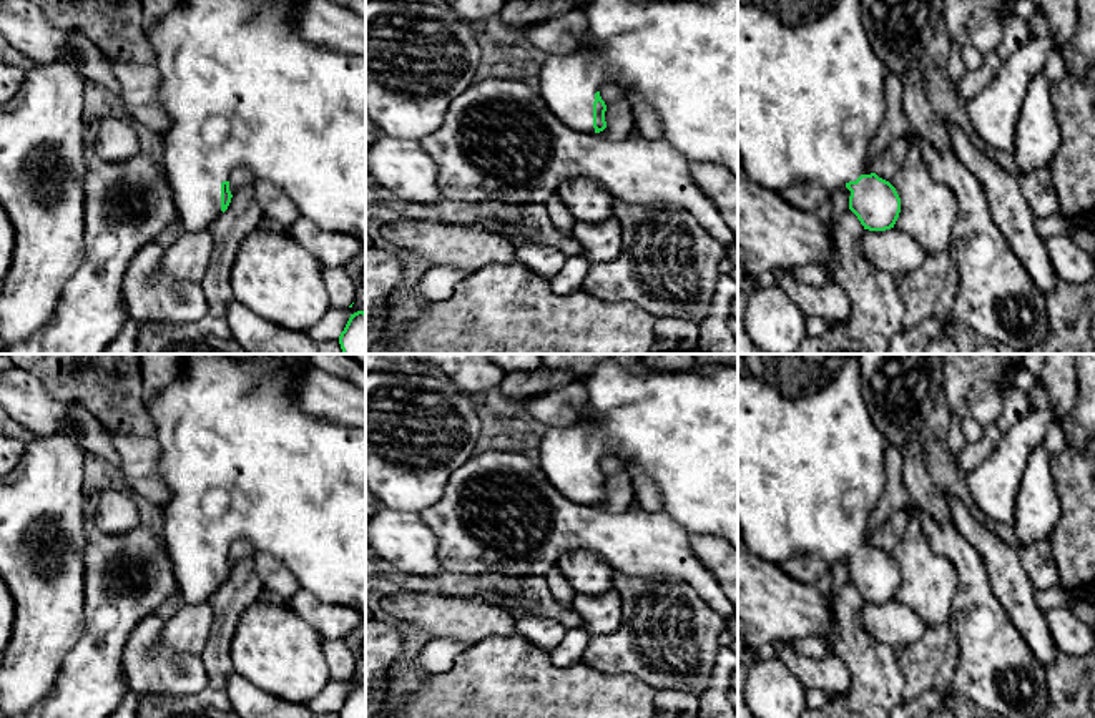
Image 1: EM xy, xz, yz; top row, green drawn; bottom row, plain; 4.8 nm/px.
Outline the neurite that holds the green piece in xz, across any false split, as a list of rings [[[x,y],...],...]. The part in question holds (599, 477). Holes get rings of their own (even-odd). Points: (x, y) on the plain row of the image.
[[[611,359],[602,361],[592,374],[582,382],[583,391],[588,397],[585,420],[563,427],[548,427],[547,432],[535,439],[537,462],[550,484],[568,500],[593,507],[606,500],[605,484],[606,477],[600,469],[600,460],[605,455],[615,455],[618,459],[626,459],[631,465],[638,467],[660,490],[665,512],[688,534],[706,534],[718,537],[731,543],[738,550],[738,366],[716,364],[710,372],[703,366],[696,366],[688,371],[650,371],[641,364],[628,371]]]

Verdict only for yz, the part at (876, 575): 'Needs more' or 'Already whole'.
Needs more

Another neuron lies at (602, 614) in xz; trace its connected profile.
[[[615,588],[602,595],[575,593],[573,610],[592,637],[613,633],[621,625],[621,597]]]

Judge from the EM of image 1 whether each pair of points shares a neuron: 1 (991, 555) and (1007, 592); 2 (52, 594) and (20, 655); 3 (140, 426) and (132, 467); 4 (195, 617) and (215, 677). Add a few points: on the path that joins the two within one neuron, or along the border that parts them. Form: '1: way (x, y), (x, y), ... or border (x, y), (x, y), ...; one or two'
1: way (999, 564), (1006, 570), (1007, 584); one
2: way (49, 609), (47, 627), (35, 640); one
3: border (108, 429), (153, 437); two
4: border (213, 605), (210, 637), (200, 654); two

